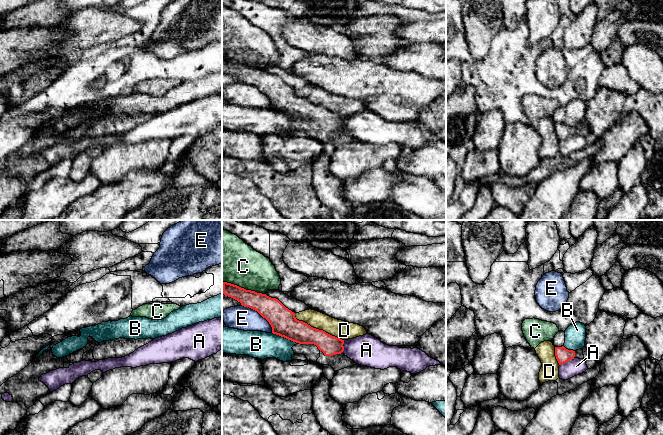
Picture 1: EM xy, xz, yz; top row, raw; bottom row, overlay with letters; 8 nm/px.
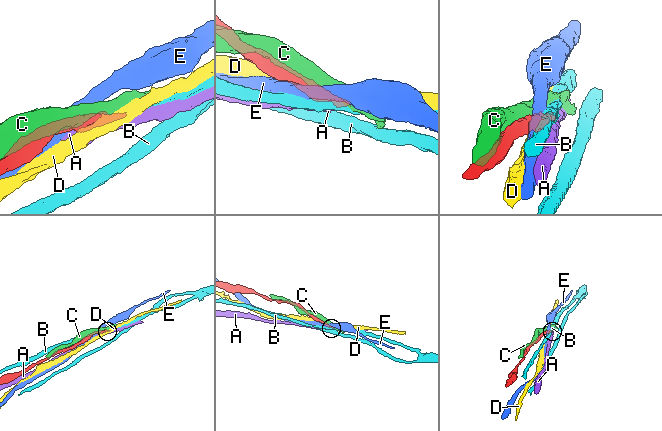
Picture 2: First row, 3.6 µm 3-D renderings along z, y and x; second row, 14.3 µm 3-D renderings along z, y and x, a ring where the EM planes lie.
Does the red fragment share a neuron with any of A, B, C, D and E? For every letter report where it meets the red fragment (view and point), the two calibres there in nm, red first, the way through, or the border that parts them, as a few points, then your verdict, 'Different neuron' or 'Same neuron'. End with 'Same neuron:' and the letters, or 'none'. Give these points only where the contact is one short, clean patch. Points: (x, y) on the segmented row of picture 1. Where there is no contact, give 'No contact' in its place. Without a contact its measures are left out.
A: Touches red at yz (567, 361). Thickness 120 nm (red) against 140 nm. Different neuron
B: Touches red at xz (285, 337). Thickness 200 nm (red) against 220 nm. Different neuron
C: Touches red at xz (243, 288). Thickness 170 nm (red) against 360 nm. Different neuron
D: Touches red at xz (317, 329). Thickness 190 nm (red) against 140 nm. Different neuron
E: Touches red at xz (260, 314). Thickness 200 nm (red) against 190 nm. Different neuron
Same neuron: none

